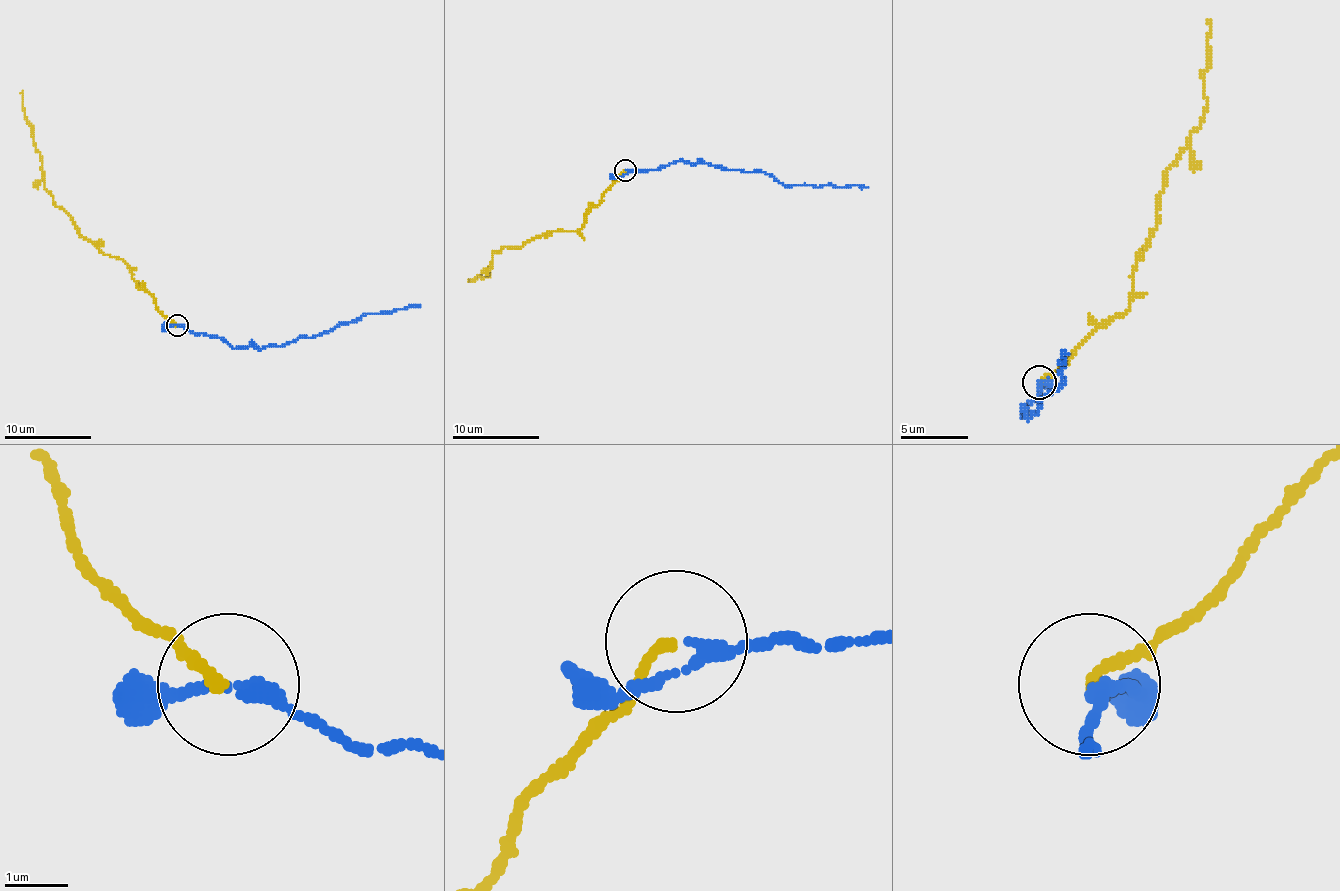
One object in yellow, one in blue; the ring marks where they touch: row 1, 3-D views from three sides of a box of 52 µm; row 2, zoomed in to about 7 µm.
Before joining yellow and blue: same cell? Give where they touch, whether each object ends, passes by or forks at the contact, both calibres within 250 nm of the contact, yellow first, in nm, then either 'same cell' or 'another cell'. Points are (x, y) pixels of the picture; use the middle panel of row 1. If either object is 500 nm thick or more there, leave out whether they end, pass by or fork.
place (625, 170); yellow ends; blue passes by; calibres 170 and 190 nm; same cell

